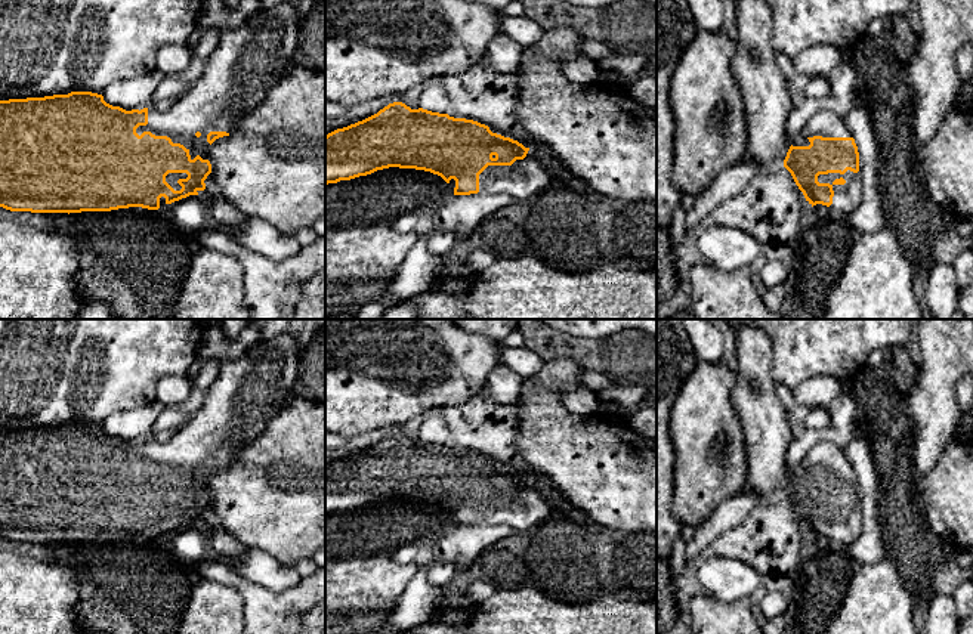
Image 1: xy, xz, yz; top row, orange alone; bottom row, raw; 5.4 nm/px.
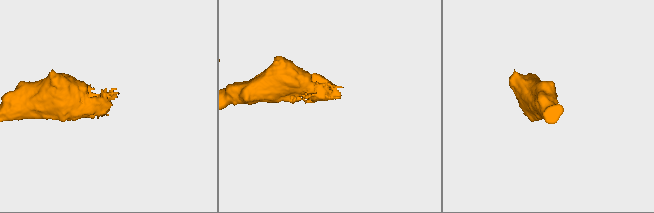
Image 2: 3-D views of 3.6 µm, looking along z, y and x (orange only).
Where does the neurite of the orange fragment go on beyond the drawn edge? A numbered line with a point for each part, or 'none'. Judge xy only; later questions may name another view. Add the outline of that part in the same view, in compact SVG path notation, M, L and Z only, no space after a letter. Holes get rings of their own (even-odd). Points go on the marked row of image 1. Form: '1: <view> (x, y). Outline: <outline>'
1: xy (249, 61). Outline: M284 3L271 10L259 9L241 27L223 30L216 50L206 59L200 80L169 111L148 108L148 124L139 126L136 133L140 136L143 132L151 132L155 136L167 136L173 143L183 145L191 160L197 155L208 160L211 145L207 142L207 134L210 132L231 133L234 123L259 106L290 68L303 15L300 7Z

